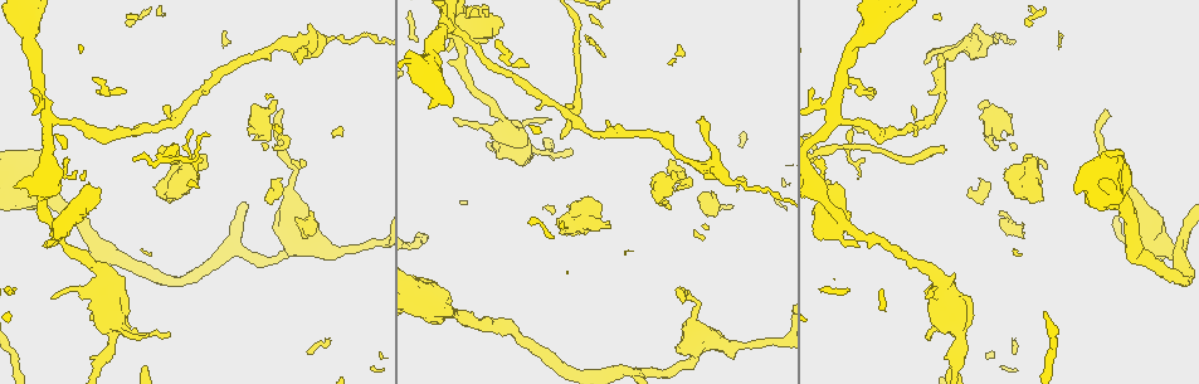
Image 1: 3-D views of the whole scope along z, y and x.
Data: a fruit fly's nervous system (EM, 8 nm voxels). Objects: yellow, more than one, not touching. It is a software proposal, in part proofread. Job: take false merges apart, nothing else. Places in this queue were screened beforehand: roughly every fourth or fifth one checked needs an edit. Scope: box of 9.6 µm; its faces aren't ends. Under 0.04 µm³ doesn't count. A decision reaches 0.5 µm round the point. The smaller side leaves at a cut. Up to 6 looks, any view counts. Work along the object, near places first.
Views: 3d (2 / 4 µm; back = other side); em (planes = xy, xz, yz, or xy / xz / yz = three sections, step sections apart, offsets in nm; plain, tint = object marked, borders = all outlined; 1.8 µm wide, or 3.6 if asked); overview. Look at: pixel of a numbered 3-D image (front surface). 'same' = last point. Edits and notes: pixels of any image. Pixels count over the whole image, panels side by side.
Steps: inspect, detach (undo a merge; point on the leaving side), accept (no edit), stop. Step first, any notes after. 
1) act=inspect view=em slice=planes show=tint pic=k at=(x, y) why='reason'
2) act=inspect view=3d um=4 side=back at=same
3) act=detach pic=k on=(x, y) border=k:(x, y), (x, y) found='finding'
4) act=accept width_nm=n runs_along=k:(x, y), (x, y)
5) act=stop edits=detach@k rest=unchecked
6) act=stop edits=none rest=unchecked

act=inspect view=em slice=planes show=tint pic=1 at=(455, 38) why='thin arm on a thick one'

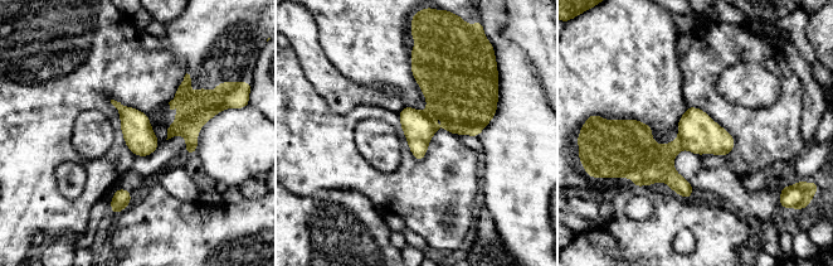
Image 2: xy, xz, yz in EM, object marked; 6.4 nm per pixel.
act=detach pic=2 on=(456, 92) width_nm=190 border=2:(420, 112), (437, 129) found='a second neuron is stuck on'

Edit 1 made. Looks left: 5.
act=inspect view=3d um=4 pic=1 at=(15, 171) why='sudden change in width'

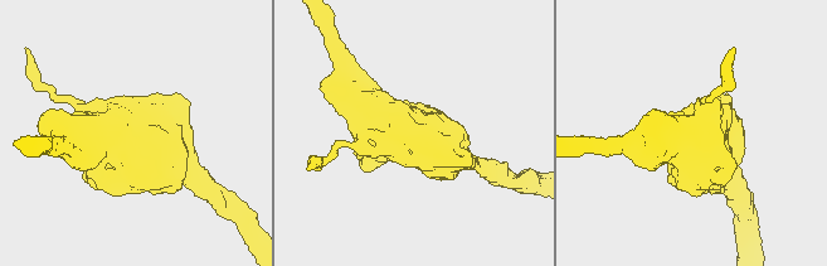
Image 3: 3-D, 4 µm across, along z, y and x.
act=inspect view=em um=3.6 slice=planes show=tint pic=3 at=(414, 135)

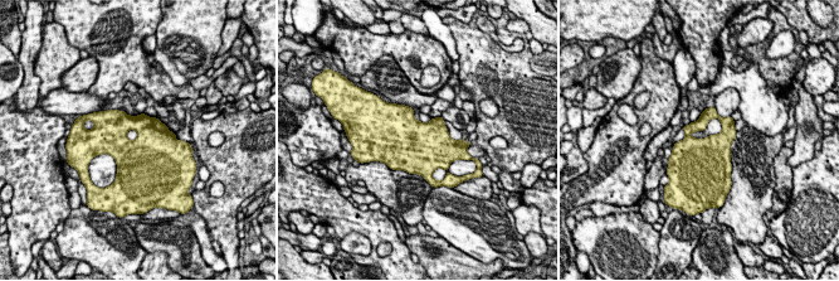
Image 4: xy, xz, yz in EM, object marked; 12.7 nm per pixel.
act=accept found='continuous, no second neuron'

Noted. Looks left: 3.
act=inspect view=em slice=yz step=4 show=tint pic=1 at=(990, 40) why='thick turns thin'

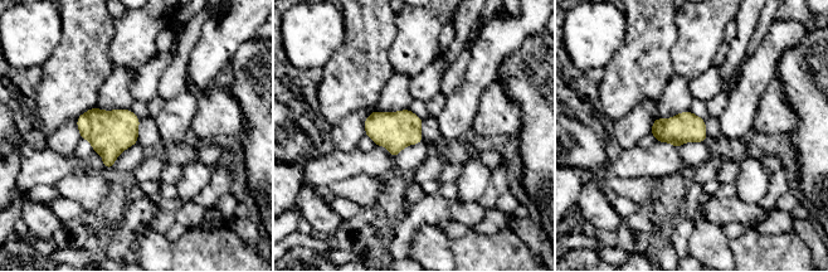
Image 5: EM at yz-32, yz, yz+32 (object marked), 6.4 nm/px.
act=inspect view=em slice=planes show=tint at=same

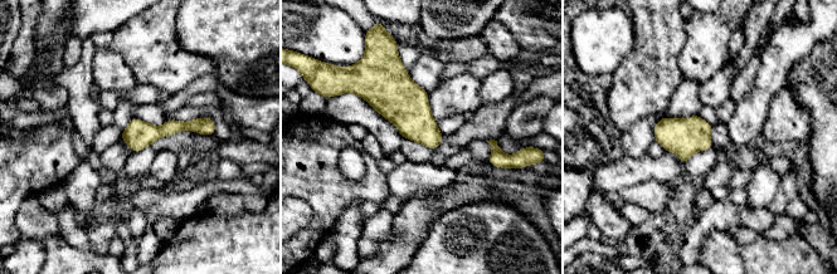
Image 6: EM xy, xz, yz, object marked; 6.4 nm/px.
act=accept width_nm=190 runs_along=6:(212, 126), (171, 126), (125, 136) found='continuous, no second neuron'

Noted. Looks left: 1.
act=stop edits=detach@2 rest=unchecked

